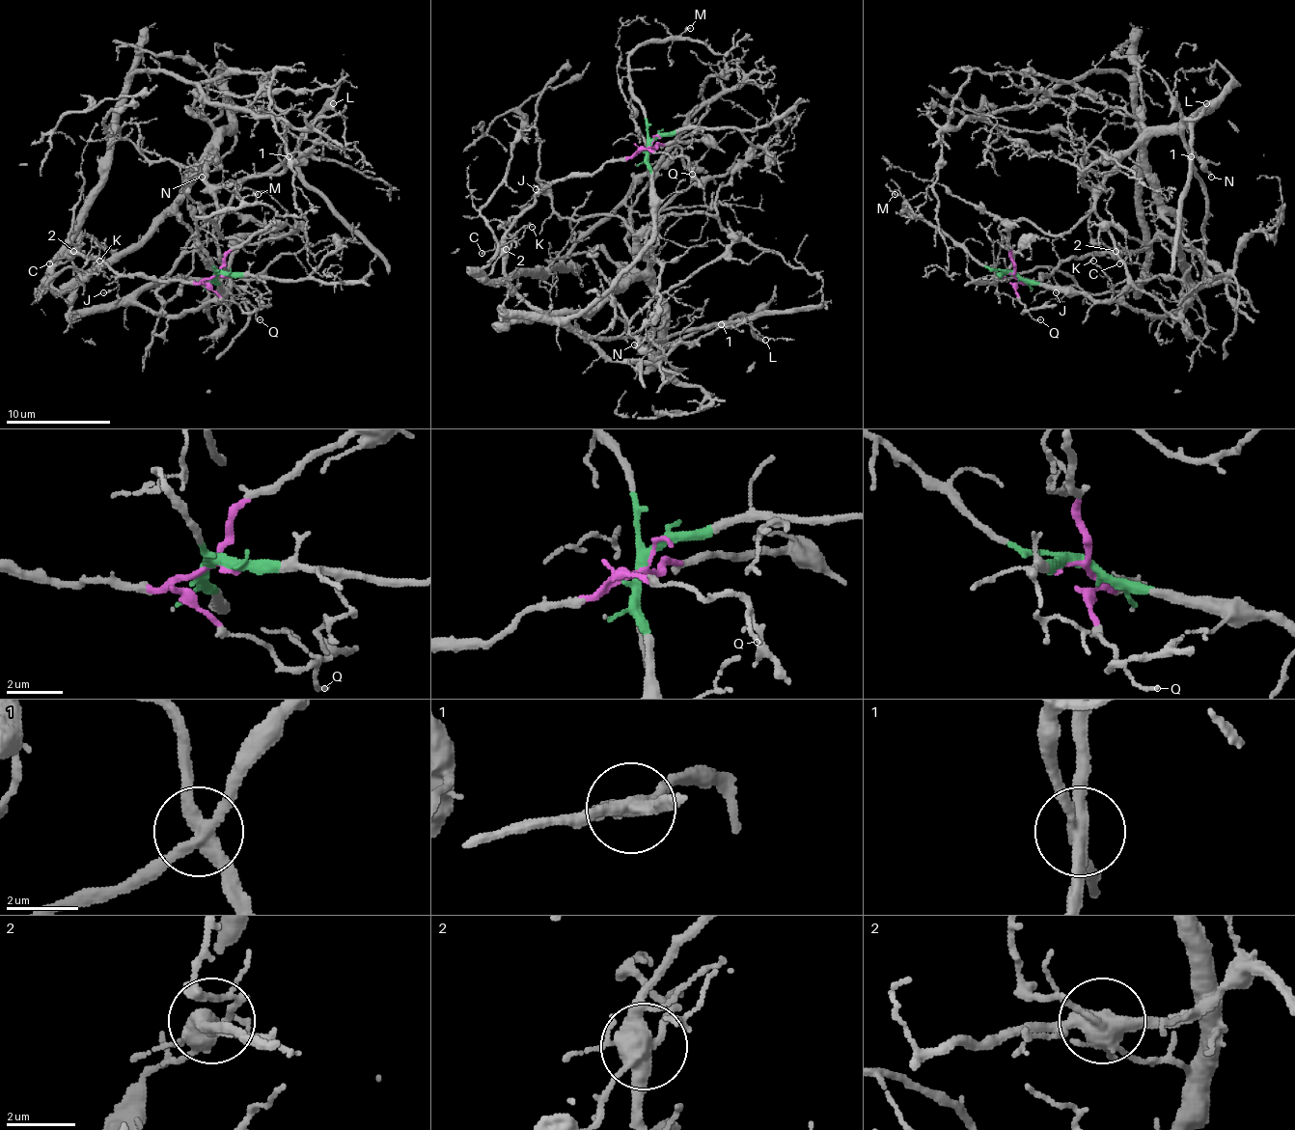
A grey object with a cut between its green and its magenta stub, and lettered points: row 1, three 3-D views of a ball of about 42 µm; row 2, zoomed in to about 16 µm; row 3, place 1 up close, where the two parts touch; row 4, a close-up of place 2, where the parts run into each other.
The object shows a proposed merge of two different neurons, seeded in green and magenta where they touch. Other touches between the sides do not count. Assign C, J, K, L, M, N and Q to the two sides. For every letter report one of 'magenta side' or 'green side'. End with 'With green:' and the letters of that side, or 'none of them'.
C: magenta side
J: magenta side
K: magenta side
L: green side
M: green side
N: magenta side
Q: magenta side
With green: L, M

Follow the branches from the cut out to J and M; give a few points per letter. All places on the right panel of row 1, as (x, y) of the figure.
J: (1012, 274), (1023, 283), (1049, 277), (1057, 292)
M: (1012, 274), (980, 266), (947, 235), (907, 211), (904, 198), (894, 193)

